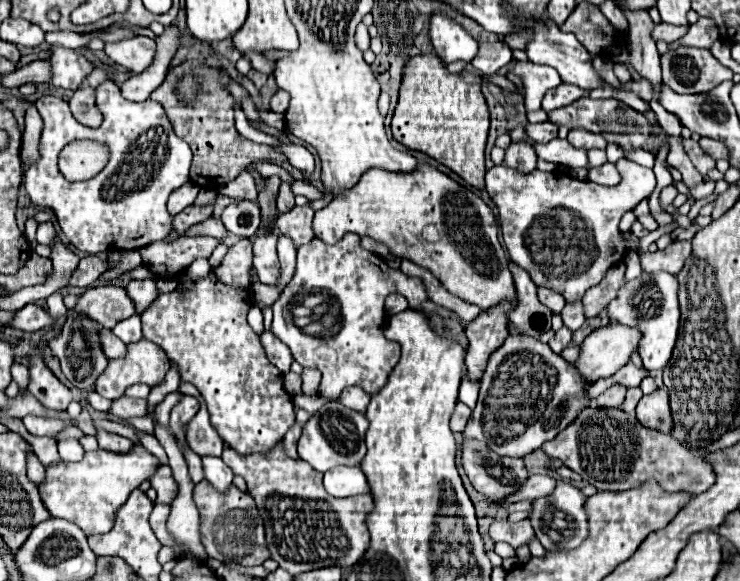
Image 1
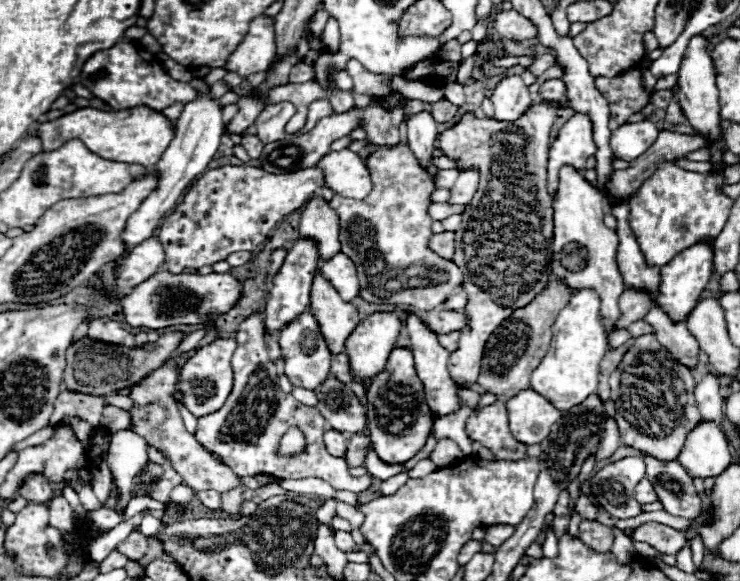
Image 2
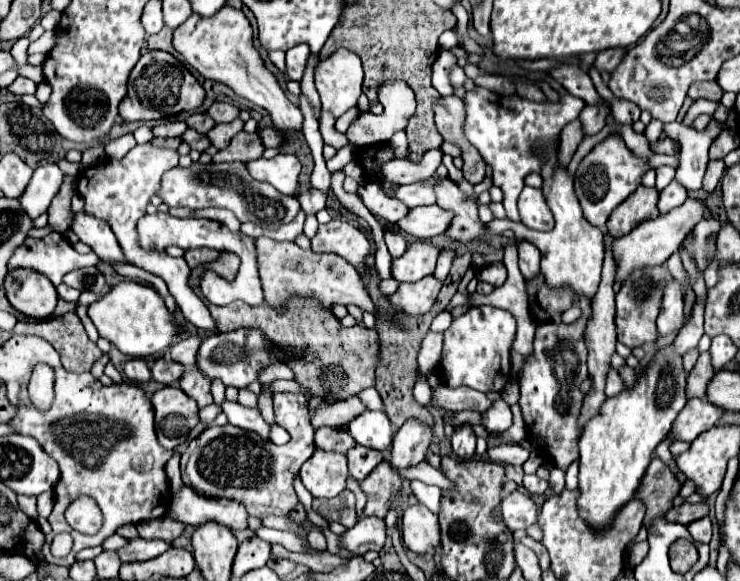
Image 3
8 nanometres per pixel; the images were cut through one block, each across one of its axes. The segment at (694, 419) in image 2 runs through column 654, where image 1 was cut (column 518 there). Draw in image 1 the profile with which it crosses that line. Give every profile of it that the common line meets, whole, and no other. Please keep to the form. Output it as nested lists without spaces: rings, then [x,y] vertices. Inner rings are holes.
[[[510,334],[490,356],[480,380],[478,404],[464,436],[484,442],[496,454],[524,458],[542,448],[544,442],[556,438],[560,430],[574,422],[580,410],[588,408],[588,388],[590,384],[580,378],[576,368],[552,352],[548,344],[538,338]]]

